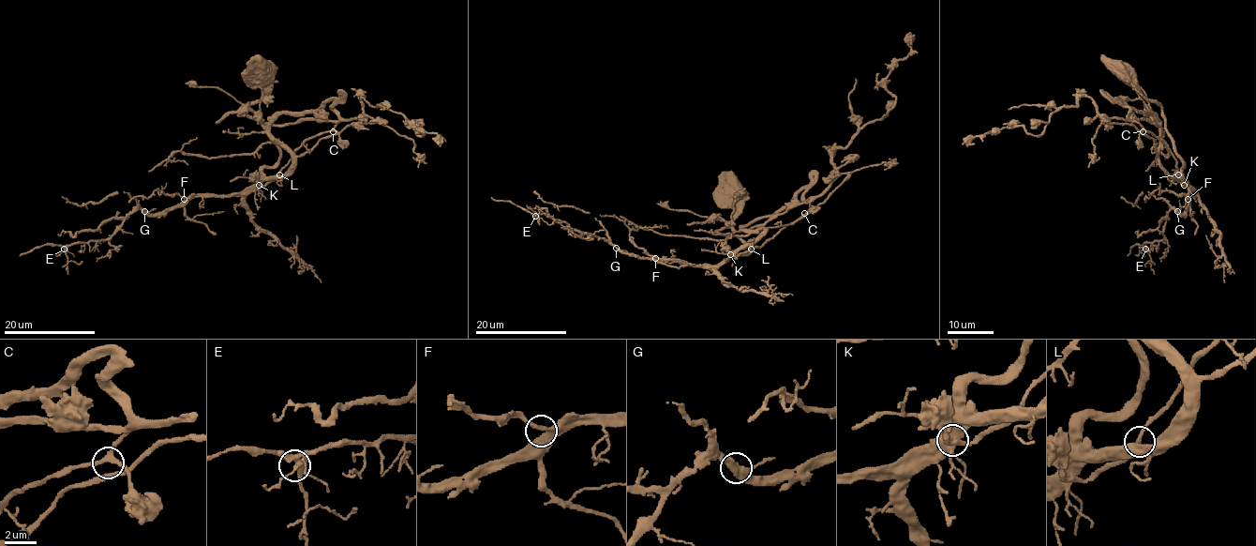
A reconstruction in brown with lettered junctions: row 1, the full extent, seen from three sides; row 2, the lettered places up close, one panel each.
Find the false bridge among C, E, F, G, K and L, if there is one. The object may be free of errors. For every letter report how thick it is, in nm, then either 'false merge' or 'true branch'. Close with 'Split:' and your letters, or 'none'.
C: 200 nm thick; true branch
E: 320 nm thick; true branch
F: 280 nm thick; true branch
G: 340 nm thick; true branch
K: 260 nm thick; true branch
L: 180 nm thick; true branch
Split: none

